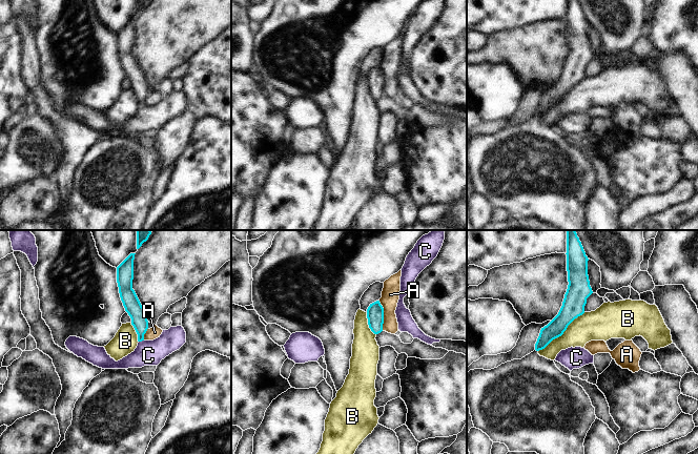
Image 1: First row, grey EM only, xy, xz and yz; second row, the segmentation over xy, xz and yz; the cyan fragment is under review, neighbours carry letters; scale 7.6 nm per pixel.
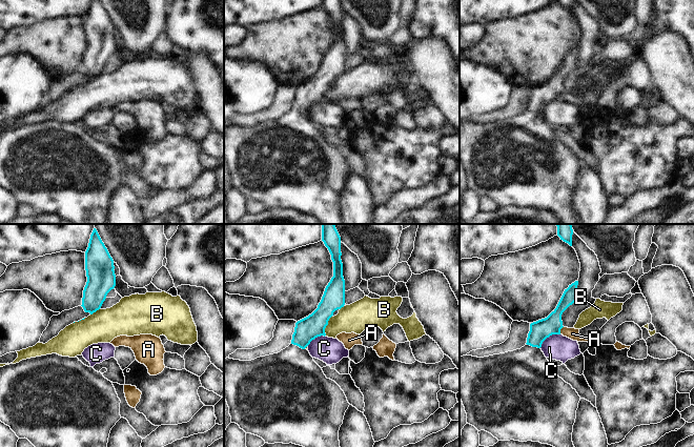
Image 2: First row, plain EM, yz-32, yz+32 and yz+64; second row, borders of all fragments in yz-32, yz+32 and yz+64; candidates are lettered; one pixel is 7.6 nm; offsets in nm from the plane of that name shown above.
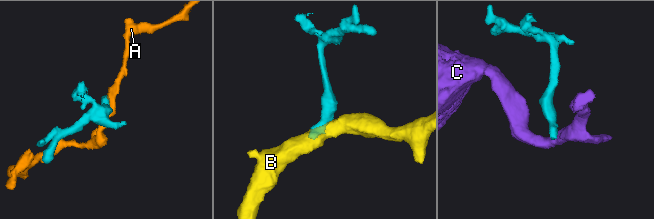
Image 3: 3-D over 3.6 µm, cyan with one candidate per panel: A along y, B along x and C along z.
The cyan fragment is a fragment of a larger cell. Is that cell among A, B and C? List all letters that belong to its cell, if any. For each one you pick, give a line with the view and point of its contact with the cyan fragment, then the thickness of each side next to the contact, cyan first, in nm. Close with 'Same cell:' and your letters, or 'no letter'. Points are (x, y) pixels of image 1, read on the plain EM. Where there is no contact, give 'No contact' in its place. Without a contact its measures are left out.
Same cell: no letter

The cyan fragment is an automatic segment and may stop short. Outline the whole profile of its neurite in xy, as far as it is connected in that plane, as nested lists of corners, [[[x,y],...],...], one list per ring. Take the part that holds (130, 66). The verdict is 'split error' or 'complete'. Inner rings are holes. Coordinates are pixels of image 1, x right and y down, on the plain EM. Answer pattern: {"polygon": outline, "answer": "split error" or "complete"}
{"polygon": [[[130,18],[117,32],[117,47],[125,76],[130,81],[131,89],[138,99],[138,106],[142,106],[148,94],[148,85],[144,73],[132,54],[135,19]]], "answer": "complete"}

